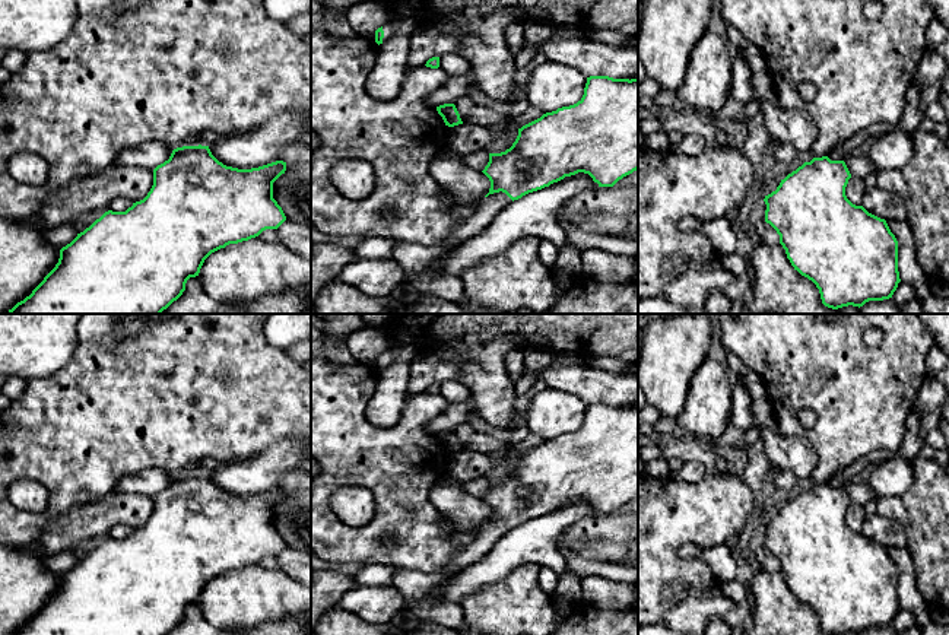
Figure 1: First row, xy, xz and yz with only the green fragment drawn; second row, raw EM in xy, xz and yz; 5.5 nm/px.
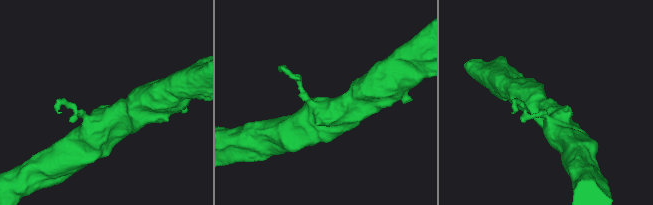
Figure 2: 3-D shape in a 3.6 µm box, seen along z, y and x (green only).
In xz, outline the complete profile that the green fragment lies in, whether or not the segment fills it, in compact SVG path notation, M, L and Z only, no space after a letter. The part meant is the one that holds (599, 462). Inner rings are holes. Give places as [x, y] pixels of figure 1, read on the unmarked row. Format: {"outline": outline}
{"outline": "M590 403L583 425L569 434L546 439L518 455L512 473L501 480L489 480L482 498L491 508L489 520L477 536L463 544L439 572L428 574L397 568L393 585L412 603L412 610L448 629L461 629L463 609L458 603L434 600L431 591L460 571L480 561L510 530L523 523L549 514L578 499L588 501L599 514L613 514L619 507L638 496L638 406Z"}

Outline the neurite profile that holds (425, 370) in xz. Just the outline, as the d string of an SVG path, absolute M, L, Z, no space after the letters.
M419 353L410 363L407 396L422 394L432 384L444 381L460 381L460 359L450 353Z

